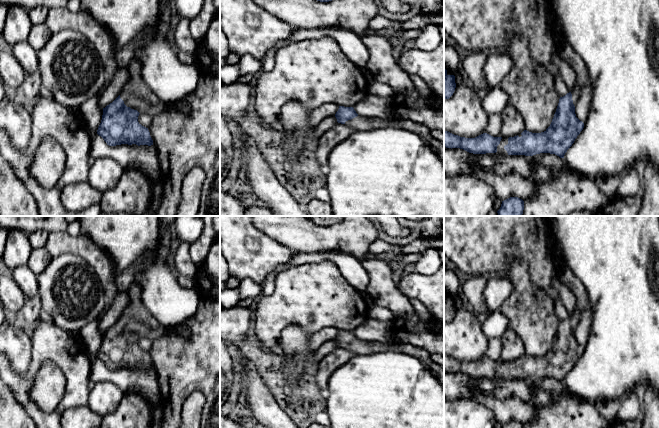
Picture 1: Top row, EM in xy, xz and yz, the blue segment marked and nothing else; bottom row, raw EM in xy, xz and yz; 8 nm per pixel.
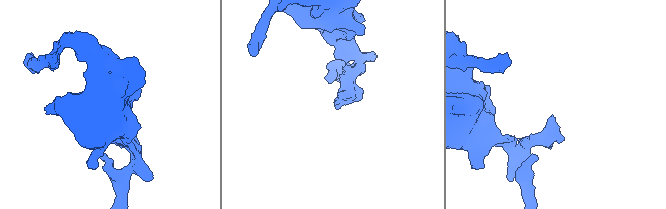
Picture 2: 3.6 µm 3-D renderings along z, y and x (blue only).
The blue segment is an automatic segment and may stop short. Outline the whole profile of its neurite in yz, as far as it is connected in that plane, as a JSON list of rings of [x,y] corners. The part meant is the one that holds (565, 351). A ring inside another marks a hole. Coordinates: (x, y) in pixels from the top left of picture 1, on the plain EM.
[[[576,307],[573,314],[560,321],[550,350],[541,357],[524,354],[521,358],[503,362],[483,357],[475,362],[465,362],[444,355],[444,371],[460,372],[473,378],[499,377],[502,379],[533,380],[550,377],[564,382],[584,347],[575,338],[581,314]]]

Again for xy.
[[[135,281],[128,290],[129,305],[121,318],[103,332],[97,358],[109,370],[121,368],[153,369],[148,352],[138,346],[140,337],[153,341],[164,336],[169,327],[159,323],[141,302],[141,286]]]

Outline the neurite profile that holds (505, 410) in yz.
[[[474,390],[472,400],[489,408],[493,412],[495,420],[502,425],[510,421],[518,421],[525,425],[534,419],[534,408],[517,397],[500,399],[492,394]]]

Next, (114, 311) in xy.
[[[128,291],[118,293],[100,317],[99,329],[105,332],[112,327],[121,318],[123,311],[128,305]]]

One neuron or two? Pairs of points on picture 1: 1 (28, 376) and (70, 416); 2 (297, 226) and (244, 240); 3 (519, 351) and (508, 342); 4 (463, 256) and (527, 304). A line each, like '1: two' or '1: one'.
1: two
2: two
3: one
4: two

